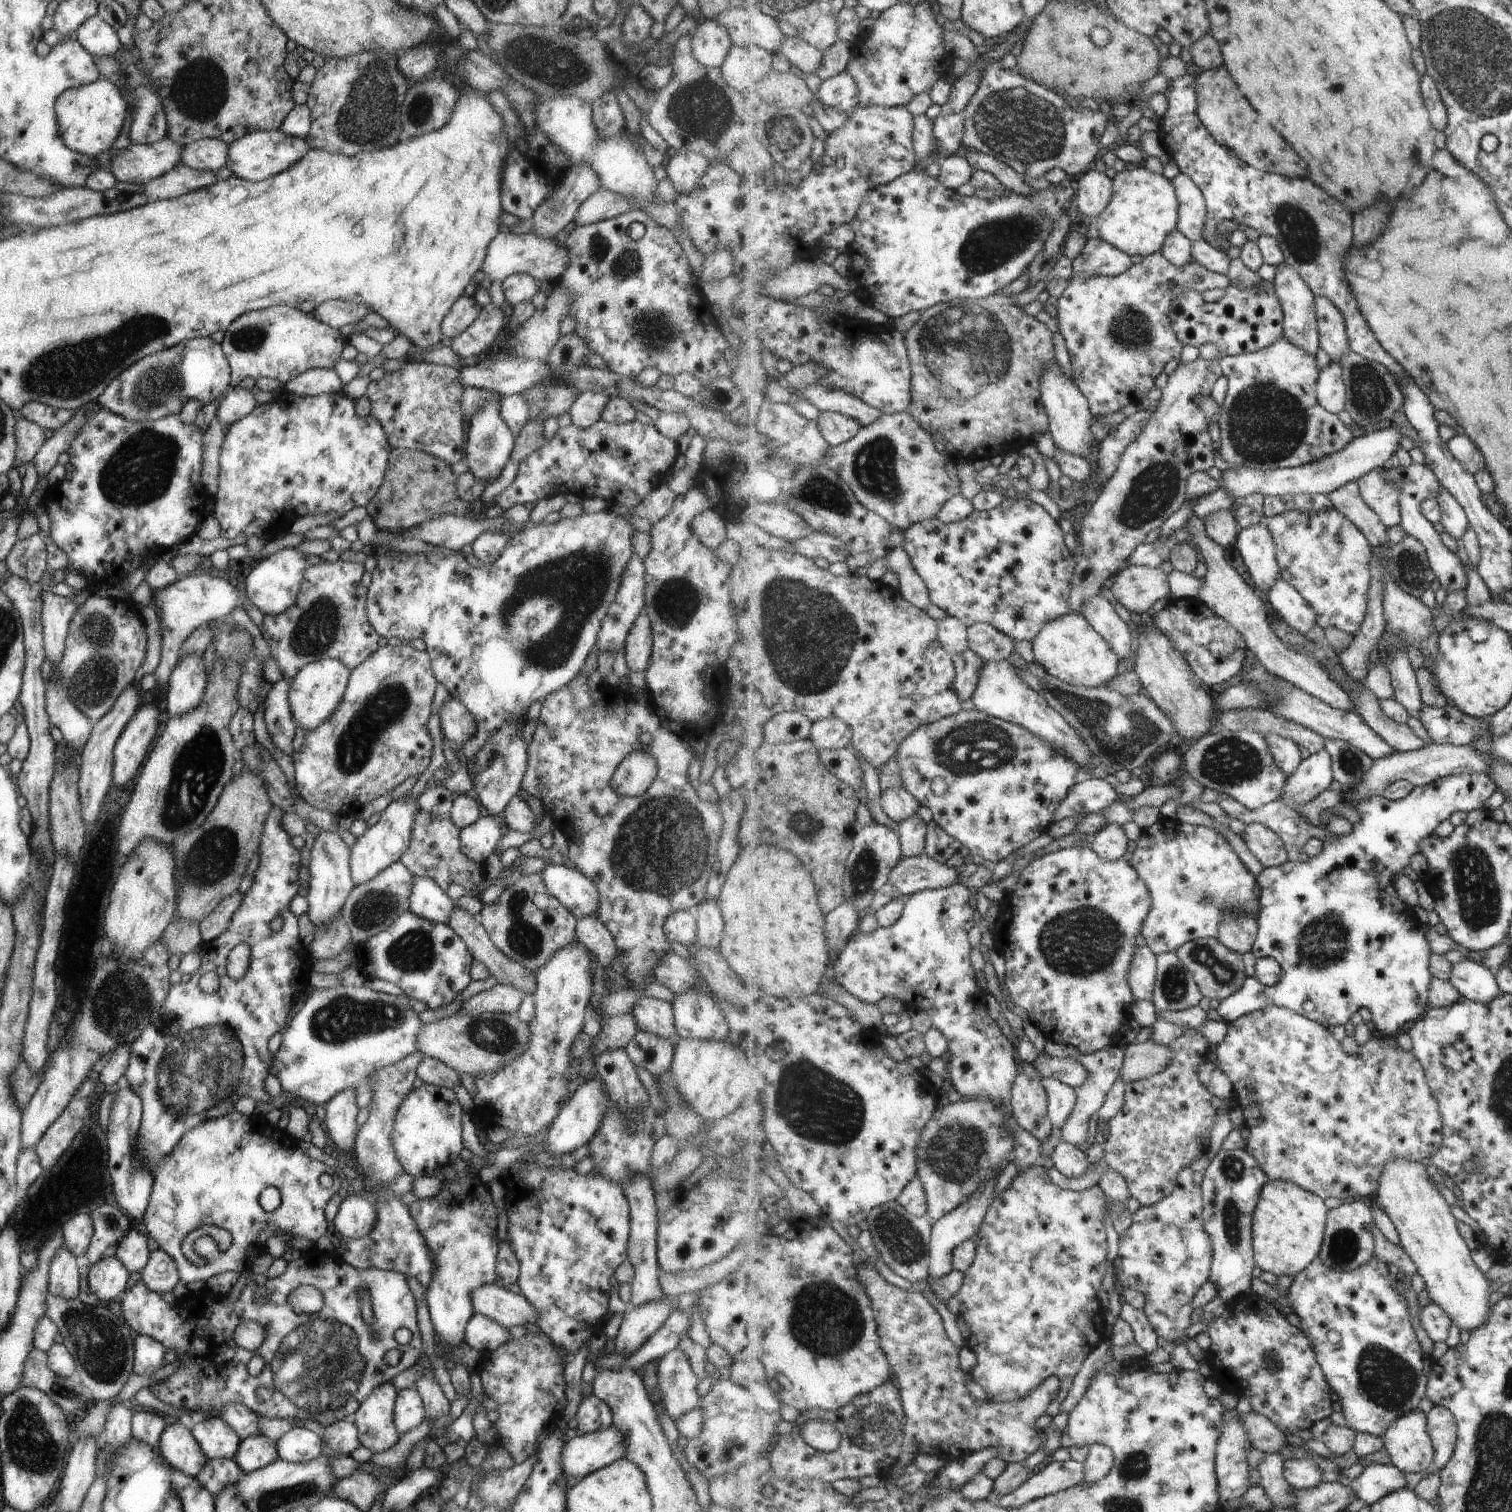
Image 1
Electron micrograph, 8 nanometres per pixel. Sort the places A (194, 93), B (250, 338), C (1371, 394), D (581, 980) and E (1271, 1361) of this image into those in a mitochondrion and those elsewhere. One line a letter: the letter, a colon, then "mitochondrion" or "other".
A: mitochondrion
B: mitochondrion
C: mitochondrion
D: other
E: mitochondrion

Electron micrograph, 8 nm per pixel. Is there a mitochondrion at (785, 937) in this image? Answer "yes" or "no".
no

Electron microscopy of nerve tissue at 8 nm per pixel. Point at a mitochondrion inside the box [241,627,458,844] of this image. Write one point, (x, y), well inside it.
(386, 708)

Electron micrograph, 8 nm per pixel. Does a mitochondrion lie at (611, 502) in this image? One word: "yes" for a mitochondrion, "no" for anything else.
no

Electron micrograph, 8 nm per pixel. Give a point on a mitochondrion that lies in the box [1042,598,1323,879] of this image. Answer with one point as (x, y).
(1121, 735)

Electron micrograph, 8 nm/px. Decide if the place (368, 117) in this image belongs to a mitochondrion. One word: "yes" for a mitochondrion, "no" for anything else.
yes

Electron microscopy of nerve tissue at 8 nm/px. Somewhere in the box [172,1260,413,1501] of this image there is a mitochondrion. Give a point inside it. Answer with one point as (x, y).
(320, 1367)

